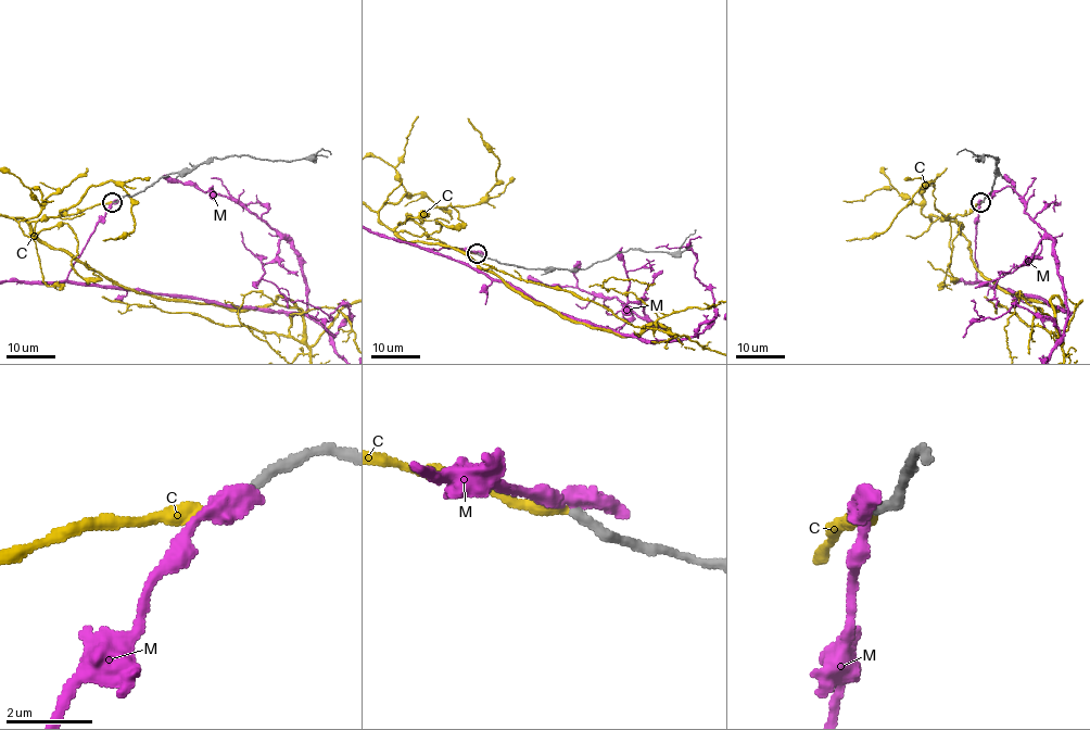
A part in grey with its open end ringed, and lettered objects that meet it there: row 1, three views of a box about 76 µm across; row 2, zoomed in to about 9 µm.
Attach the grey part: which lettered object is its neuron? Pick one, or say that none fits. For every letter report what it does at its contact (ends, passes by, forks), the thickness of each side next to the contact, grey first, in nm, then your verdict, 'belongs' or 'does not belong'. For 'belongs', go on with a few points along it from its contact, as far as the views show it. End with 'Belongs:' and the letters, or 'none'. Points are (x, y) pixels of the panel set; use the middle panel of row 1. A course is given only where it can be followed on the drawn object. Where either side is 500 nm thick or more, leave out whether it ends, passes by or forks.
C: it ends | 240/320 nm | belongs
M: it passes by | 240/360 nm | does not belong
Belongs: C

